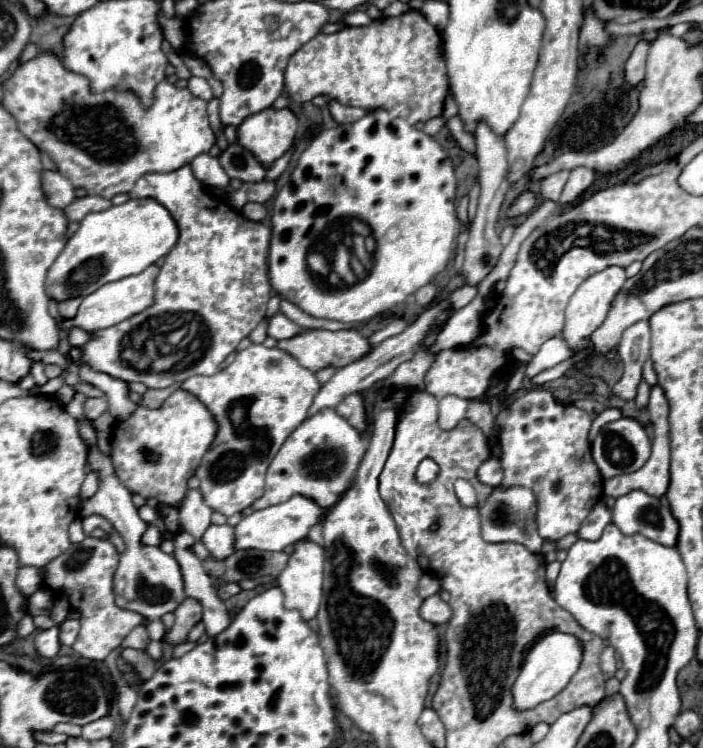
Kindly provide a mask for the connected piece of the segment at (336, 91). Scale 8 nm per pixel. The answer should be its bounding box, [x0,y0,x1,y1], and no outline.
[285,10,449,124]

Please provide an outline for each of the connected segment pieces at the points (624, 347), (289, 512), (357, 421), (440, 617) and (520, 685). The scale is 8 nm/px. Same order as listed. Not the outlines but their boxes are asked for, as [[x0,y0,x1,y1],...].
[[613,322,651,400],[233,496,325,552],[337,394,367,432],[419,594,453,624],[513,630,583,712]]

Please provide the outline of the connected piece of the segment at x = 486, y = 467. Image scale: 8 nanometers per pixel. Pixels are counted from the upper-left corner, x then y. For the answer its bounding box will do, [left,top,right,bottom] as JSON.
[477,458,503,486]

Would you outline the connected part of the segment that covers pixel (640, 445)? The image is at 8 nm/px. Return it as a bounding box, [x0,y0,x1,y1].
[591,418,651,480]

